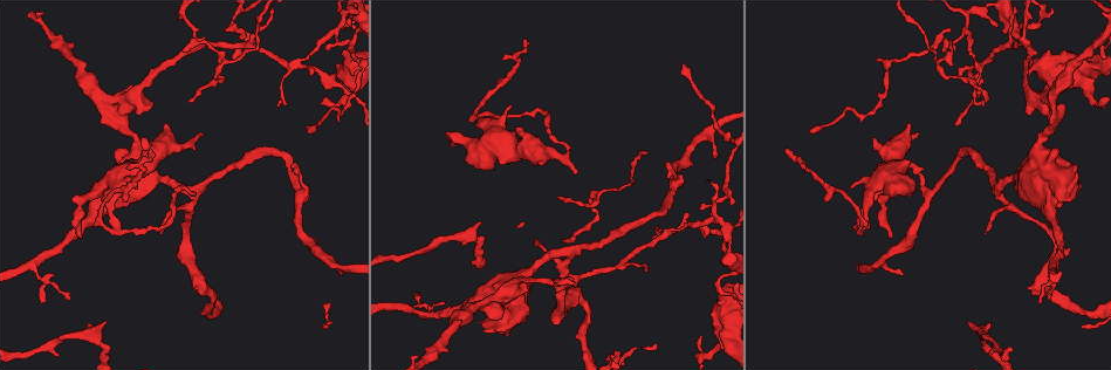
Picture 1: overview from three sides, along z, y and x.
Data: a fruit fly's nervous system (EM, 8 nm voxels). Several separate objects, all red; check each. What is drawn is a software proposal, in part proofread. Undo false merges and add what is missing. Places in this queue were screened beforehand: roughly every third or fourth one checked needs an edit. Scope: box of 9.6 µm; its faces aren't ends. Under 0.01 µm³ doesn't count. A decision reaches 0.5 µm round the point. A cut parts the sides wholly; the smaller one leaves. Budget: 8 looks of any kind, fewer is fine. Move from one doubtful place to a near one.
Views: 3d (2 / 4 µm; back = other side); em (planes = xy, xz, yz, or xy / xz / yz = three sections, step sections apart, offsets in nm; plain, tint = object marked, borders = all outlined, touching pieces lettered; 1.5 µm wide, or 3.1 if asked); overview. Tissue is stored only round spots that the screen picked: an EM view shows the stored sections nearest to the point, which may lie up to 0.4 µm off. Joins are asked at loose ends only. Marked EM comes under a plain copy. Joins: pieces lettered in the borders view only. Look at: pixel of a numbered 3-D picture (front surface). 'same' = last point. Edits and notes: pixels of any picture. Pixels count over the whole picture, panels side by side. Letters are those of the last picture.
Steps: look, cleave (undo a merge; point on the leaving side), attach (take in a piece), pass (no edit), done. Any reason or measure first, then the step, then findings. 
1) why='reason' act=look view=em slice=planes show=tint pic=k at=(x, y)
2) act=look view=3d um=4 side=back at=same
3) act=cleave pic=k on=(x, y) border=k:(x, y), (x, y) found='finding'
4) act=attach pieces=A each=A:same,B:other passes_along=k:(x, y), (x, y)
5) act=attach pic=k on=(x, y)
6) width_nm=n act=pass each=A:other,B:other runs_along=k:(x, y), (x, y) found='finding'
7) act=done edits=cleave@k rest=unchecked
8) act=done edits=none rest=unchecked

why='three-way junction' act=look view=3d um=2 pic=1 at=(674, 228)

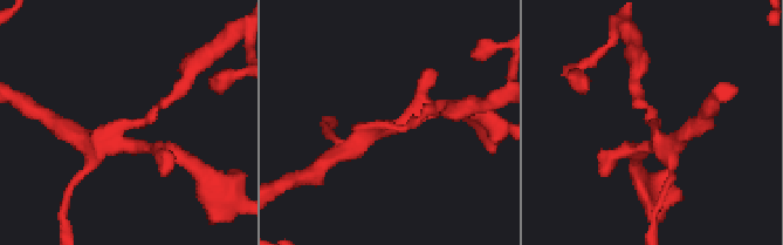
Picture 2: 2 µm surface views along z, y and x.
act=look view=em slice=xy step=4 show=borders pic=2 at=(385, 129)

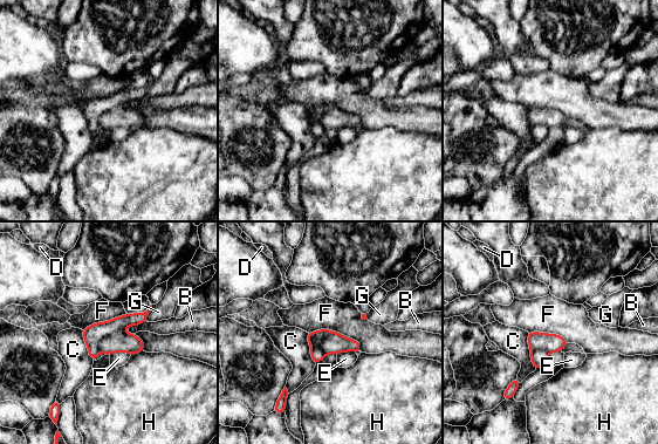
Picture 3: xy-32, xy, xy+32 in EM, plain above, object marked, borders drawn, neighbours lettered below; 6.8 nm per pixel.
act=cleave pic=3 on=(94, 334) each=B:other,C:other,D:other,E:other,F:other,G:other,H:other part_leaving=3:(144, 315), (105, 328), (91, 353) found='a second neuron is stuck on'

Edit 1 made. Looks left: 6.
why='free end' act=look view=em slice=planes show=borders pic=1 at=(541, 165)

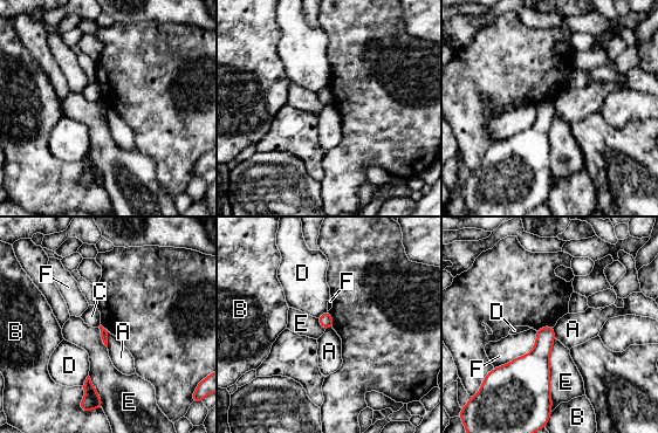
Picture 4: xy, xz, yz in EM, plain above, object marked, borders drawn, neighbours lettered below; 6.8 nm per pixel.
act=pass each=A:other,B:other,C:other,D:other,E:other,F:other found='no lettered piece goes on from it'

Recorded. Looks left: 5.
act=done edits=cleave@3 rest=unchecked

